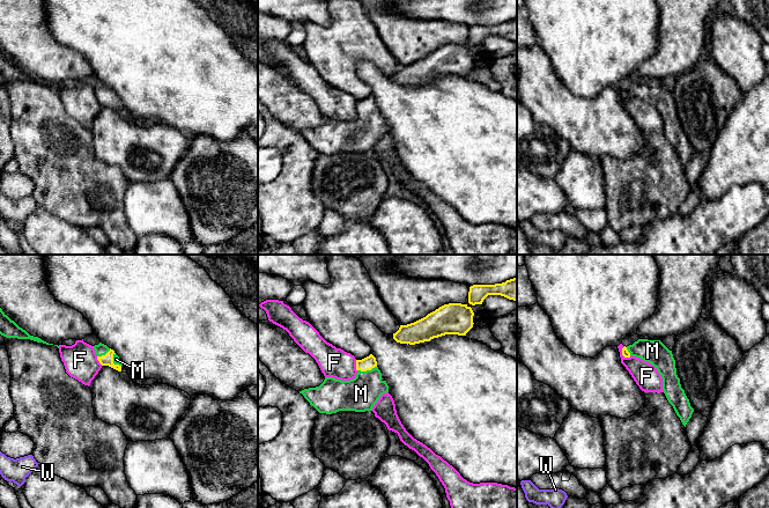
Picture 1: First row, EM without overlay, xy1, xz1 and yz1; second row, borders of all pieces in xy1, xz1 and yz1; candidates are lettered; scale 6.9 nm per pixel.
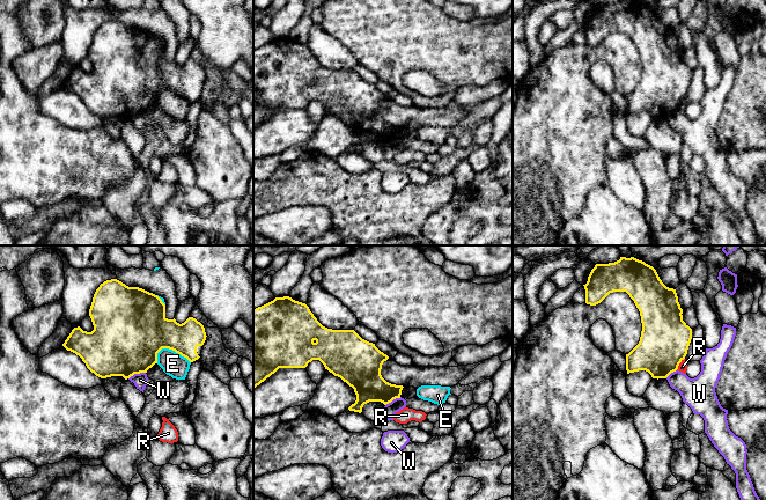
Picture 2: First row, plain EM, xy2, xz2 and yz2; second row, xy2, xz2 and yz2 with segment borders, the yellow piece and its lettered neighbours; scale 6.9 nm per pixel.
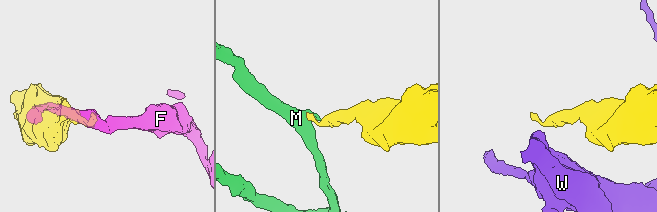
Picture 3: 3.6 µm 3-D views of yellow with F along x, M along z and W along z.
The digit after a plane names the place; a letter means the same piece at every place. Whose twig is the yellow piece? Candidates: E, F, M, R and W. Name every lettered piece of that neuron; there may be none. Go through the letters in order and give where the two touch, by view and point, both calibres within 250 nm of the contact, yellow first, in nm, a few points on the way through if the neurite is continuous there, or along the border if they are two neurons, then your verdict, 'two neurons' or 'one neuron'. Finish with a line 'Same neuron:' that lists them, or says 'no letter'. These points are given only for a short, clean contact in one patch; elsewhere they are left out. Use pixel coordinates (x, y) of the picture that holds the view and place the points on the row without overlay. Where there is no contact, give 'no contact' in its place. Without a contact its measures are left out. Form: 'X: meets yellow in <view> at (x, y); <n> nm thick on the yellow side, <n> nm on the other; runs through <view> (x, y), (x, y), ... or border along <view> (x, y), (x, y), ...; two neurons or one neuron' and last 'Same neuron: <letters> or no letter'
E: meets yellow in xy2 at (174, 90); 360 nm thick on the yellow side, 160 nm on the other; two neurons
F: meets yellow in xz1 at (356, 107); 90 nm thick on the yellow side, 220 nm on the other; border along xz1 (355, 101), (356, 111); two neurons
M: meets yellow in xz1 at (367, 110); 90 nm thick on the yellow side, 240 nm on the other; runs through xz1 (369, 103), (367, 110), (367, 129), (361, 134); one neuron
R: meets yellow in yz2 at (679, 103); 340 nm thick on the yellow side, 60 nm on the other; border along yz2 (684, 98), (676, 110); two neurons
W: meets yellow in xy2 at (137, 114); 480 nm thick on the yellow side, 100 nm on the other; border along xy2 (145, 112), (133, 115), (129, 119); two neurons
Same neuron: M

